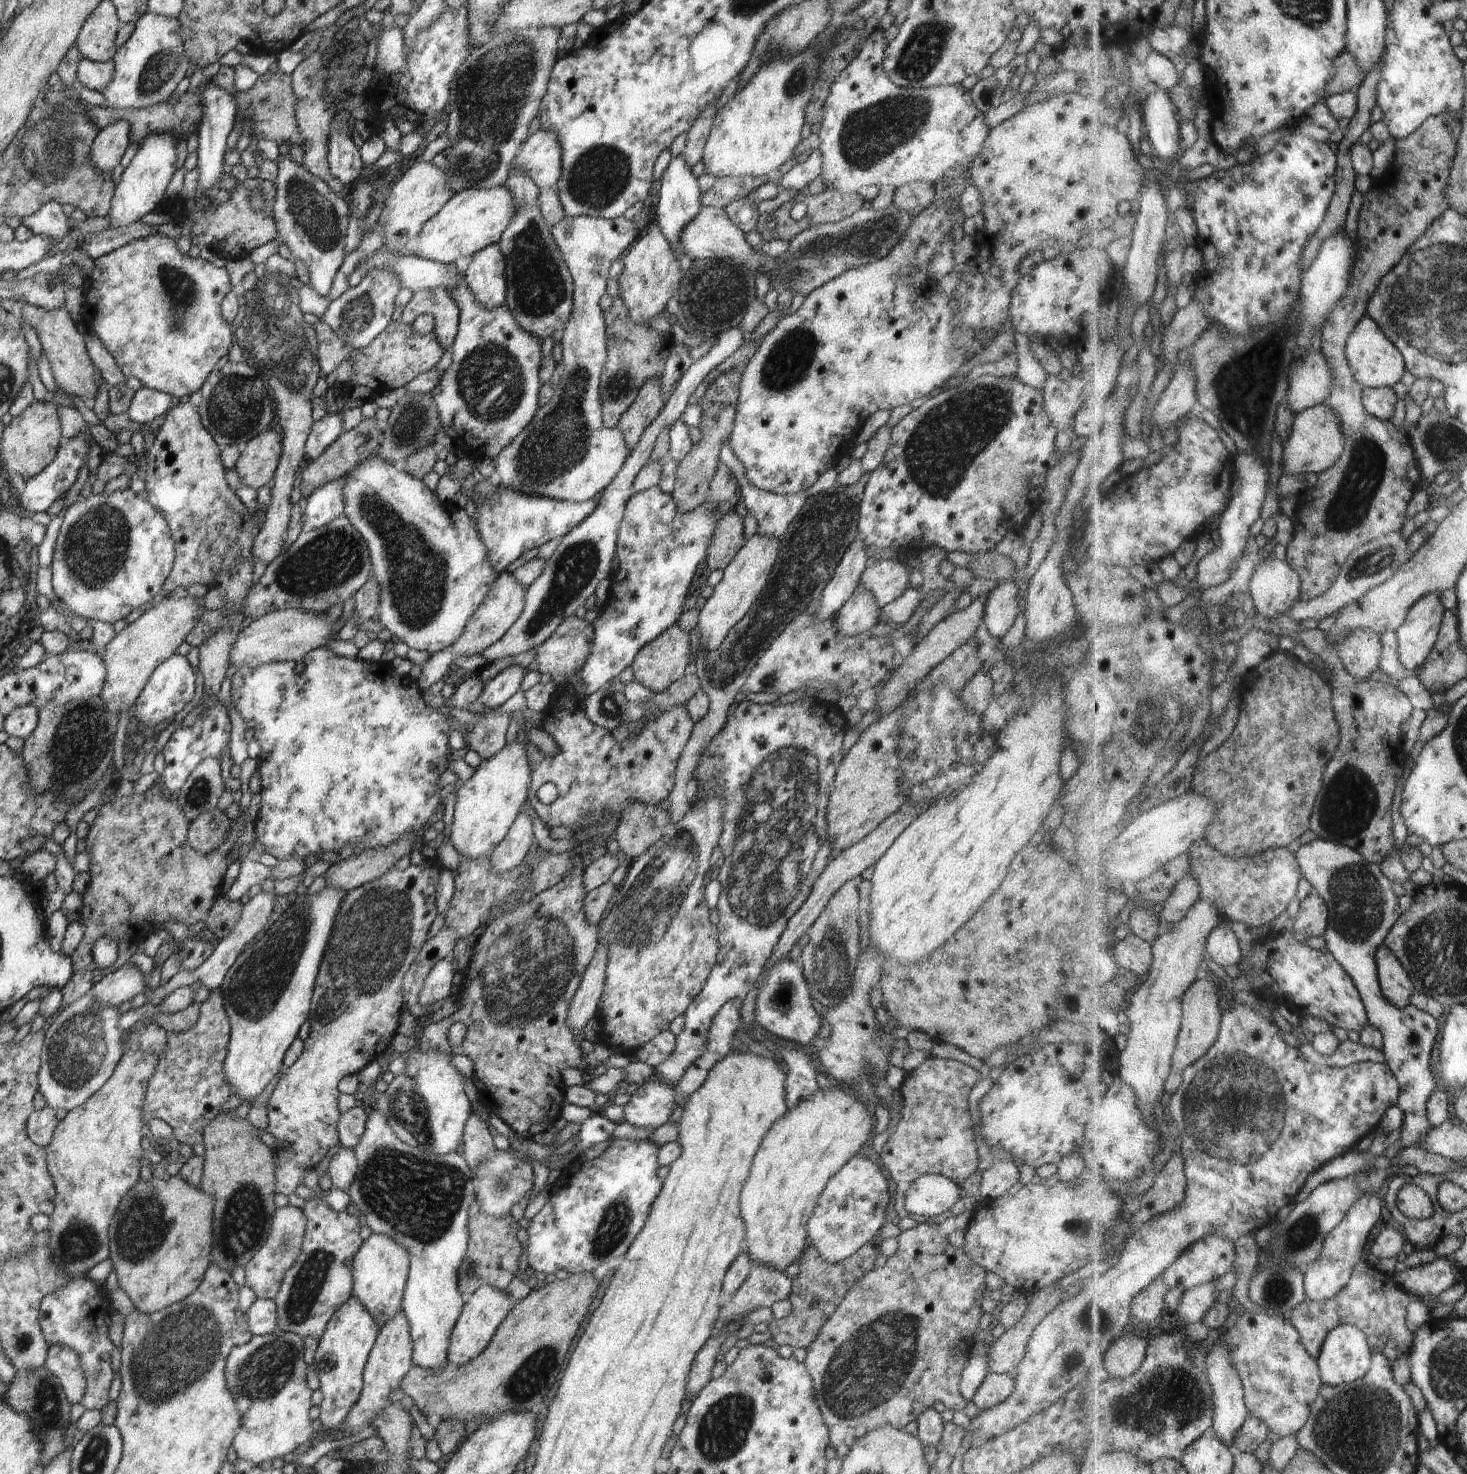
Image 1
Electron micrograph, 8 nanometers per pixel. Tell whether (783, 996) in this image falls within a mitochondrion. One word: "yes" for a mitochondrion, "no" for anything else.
no

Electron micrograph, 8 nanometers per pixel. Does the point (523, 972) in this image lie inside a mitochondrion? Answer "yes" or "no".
yes

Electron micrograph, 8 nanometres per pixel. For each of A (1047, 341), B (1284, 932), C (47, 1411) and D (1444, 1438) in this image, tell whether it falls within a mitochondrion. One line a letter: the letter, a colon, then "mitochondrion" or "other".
A: other
B: other
C: mitochondrion
D: other

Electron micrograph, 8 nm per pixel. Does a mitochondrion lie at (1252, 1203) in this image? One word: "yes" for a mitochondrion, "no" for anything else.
no

